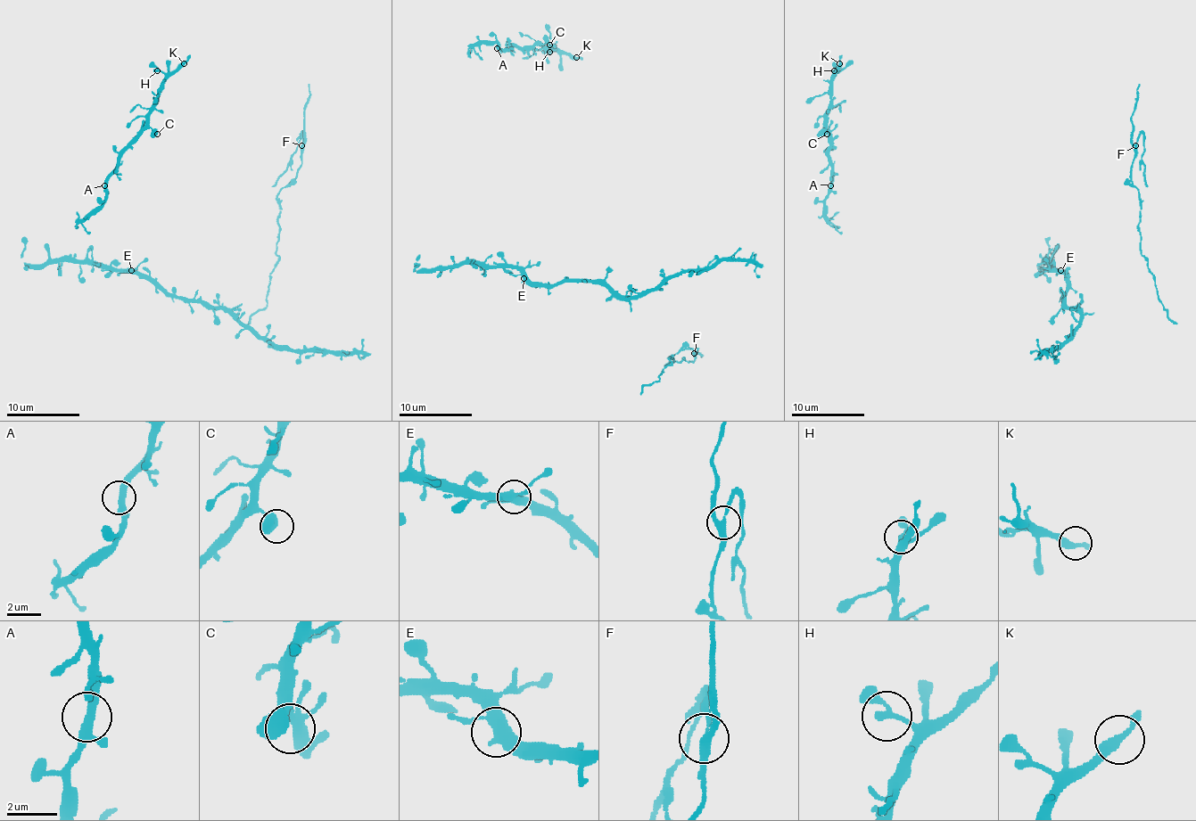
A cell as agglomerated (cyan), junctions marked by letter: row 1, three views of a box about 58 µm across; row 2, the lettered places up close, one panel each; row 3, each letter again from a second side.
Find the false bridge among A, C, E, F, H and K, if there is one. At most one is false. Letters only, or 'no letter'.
F

